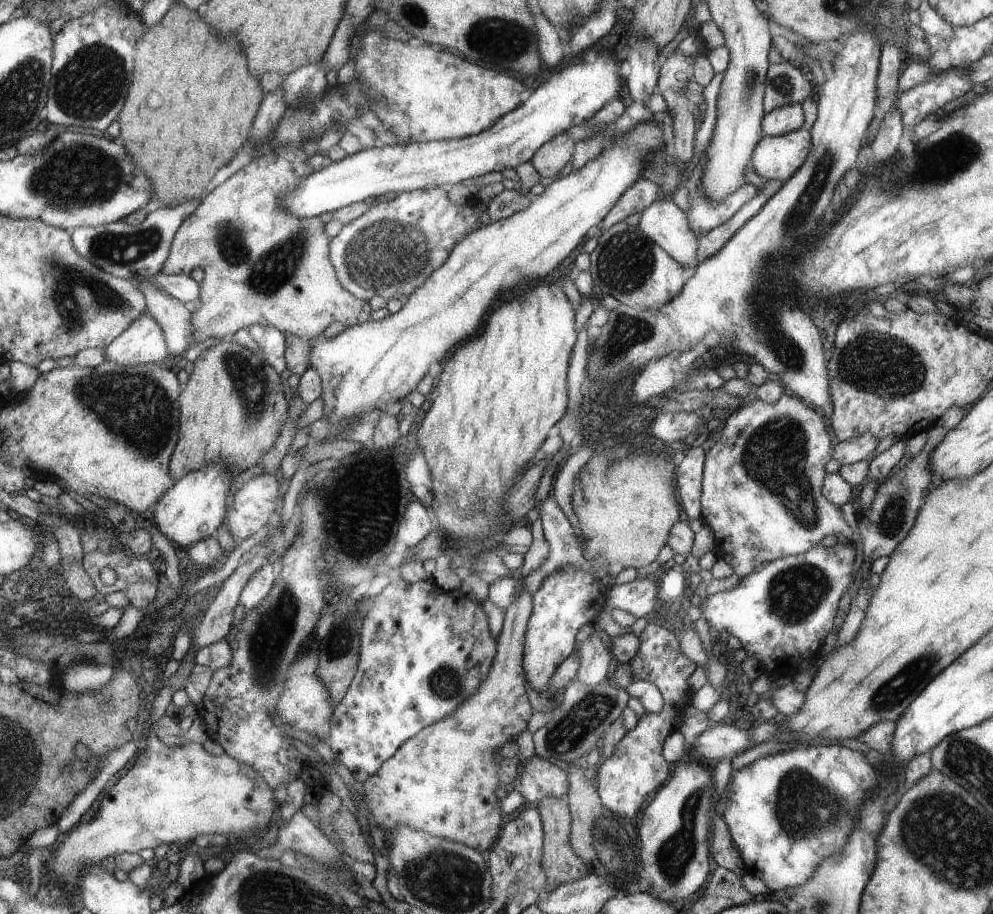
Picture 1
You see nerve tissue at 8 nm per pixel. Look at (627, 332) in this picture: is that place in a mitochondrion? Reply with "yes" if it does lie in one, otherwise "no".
yes

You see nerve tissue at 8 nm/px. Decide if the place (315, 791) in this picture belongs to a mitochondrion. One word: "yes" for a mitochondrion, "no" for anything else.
no

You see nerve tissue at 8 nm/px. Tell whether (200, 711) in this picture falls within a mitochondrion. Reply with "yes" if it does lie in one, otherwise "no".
no

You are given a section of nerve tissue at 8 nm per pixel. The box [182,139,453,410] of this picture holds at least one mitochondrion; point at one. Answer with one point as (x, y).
(388, 255)

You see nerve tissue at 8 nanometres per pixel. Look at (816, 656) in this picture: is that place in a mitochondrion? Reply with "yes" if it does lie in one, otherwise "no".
no

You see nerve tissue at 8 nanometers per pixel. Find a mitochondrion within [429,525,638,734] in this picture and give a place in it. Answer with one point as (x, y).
(451, 537)

